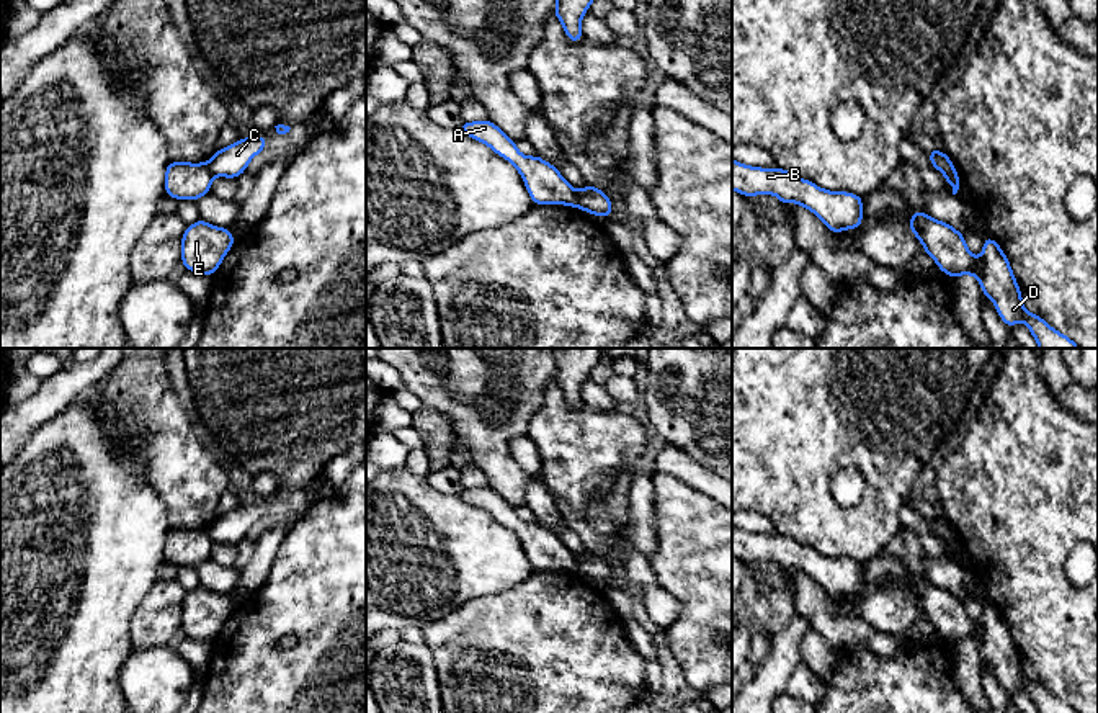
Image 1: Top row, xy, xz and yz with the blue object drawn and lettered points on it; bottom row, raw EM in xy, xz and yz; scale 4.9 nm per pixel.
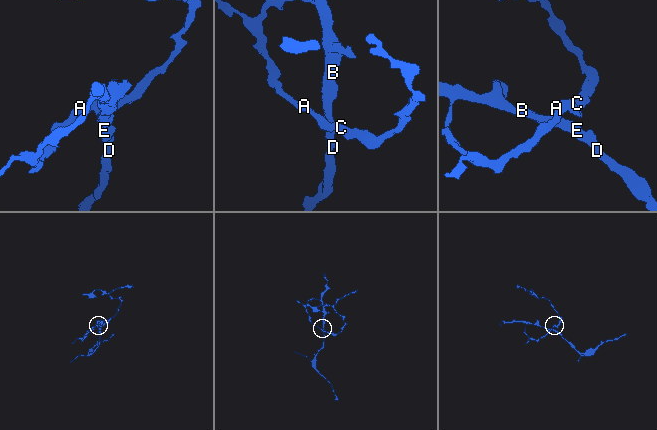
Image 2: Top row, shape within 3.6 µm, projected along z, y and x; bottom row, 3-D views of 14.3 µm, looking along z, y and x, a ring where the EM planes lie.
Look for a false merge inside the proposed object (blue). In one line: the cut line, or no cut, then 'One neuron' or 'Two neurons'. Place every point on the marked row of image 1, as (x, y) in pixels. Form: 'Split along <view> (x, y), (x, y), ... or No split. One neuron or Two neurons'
Split along xz (575, 192), (579, 206). Two neurons

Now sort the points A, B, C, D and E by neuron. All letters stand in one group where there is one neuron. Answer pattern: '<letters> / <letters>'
A B D E / C

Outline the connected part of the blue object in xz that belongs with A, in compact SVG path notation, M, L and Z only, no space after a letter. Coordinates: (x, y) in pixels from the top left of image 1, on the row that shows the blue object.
M490 119L462 123L459 129L466 136L489 146L497 155L515 165L534 204L564 204L578 208L577 191L560 172L539 155L523 155L516 149L516 142Z

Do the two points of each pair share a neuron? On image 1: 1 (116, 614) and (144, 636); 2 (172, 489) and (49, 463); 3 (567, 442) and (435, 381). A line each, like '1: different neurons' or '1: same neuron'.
1: different neurons
2: different neurons
3: different neurons

